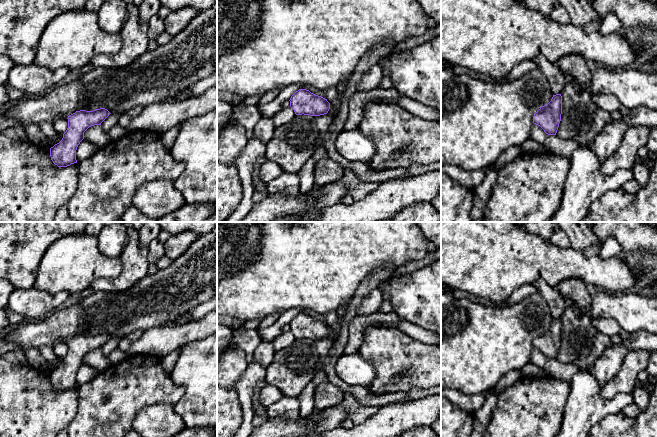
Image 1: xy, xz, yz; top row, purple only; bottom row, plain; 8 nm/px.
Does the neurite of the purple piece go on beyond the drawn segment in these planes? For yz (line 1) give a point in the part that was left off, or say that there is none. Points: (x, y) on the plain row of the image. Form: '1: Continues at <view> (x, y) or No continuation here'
1: No continuation here

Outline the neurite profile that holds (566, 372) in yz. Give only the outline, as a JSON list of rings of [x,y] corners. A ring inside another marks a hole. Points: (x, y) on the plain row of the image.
[[[534,348],[531,353],[530,362],[546,371],[551,376],[568,383],[571,383],[572,378],[582,369],[574,363],[564,364],[559,362],[557,359],[548,359],[536,348]]]

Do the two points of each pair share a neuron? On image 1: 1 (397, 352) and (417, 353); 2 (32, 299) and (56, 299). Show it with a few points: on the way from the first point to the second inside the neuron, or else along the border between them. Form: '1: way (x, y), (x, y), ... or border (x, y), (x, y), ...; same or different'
1: way (402, 353), (412, 353); same
2: way (38, 299), (50, 299); same

